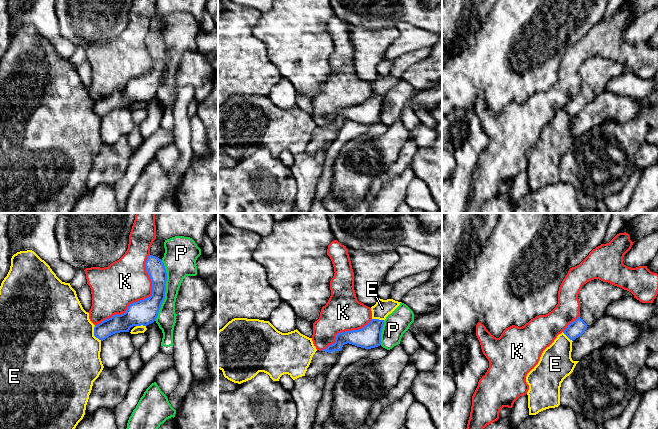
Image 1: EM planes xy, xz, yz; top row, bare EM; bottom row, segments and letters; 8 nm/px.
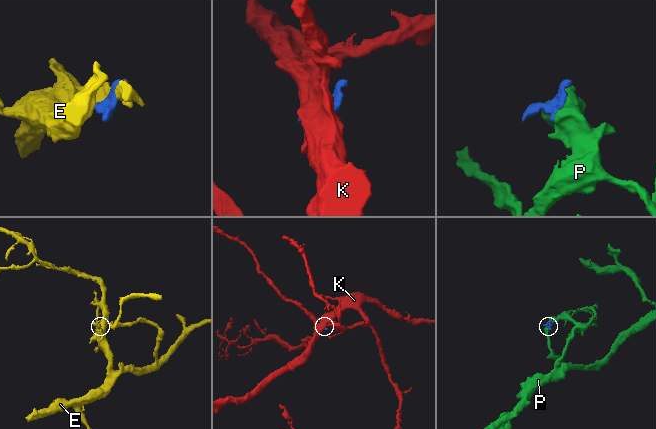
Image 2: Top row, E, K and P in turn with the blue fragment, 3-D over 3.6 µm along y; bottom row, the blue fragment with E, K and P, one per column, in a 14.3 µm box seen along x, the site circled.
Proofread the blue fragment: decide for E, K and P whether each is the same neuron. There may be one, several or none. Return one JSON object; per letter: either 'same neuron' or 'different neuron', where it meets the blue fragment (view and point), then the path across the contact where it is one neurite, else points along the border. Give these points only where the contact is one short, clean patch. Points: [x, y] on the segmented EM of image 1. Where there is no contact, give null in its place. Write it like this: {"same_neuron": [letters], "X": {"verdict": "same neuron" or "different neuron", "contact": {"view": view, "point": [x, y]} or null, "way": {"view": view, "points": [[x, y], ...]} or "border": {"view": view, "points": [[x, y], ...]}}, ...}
{"same_neuron": [], "E": {"verdict": "different neuron", "contact": {"view": "xy", "point": [94, 334]}}, "K": {"verdict": "different neuron", "contact": {"view": "xy", "point": [143, 299]}}, "P": {"verdict": "different neuron", "contact": {"view": "xy", "point": [165, 290]}}}

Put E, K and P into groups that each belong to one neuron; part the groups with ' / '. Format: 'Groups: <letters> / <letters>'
Groups: E / K / P

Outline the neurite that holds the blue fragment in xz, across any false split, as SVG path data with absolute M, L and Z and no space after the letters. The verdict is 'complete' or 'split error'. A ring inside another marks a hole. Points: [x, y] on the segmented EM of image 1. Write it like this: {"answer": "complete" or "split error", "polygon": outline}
{"answer": "split error", "polygon": "M372 319L361 329L338 333L334 344L322 351L315 352L305 376L314 378L328 371L336 363L344 344L349 343L365 349L380 346L383 325L384 320Z"}

